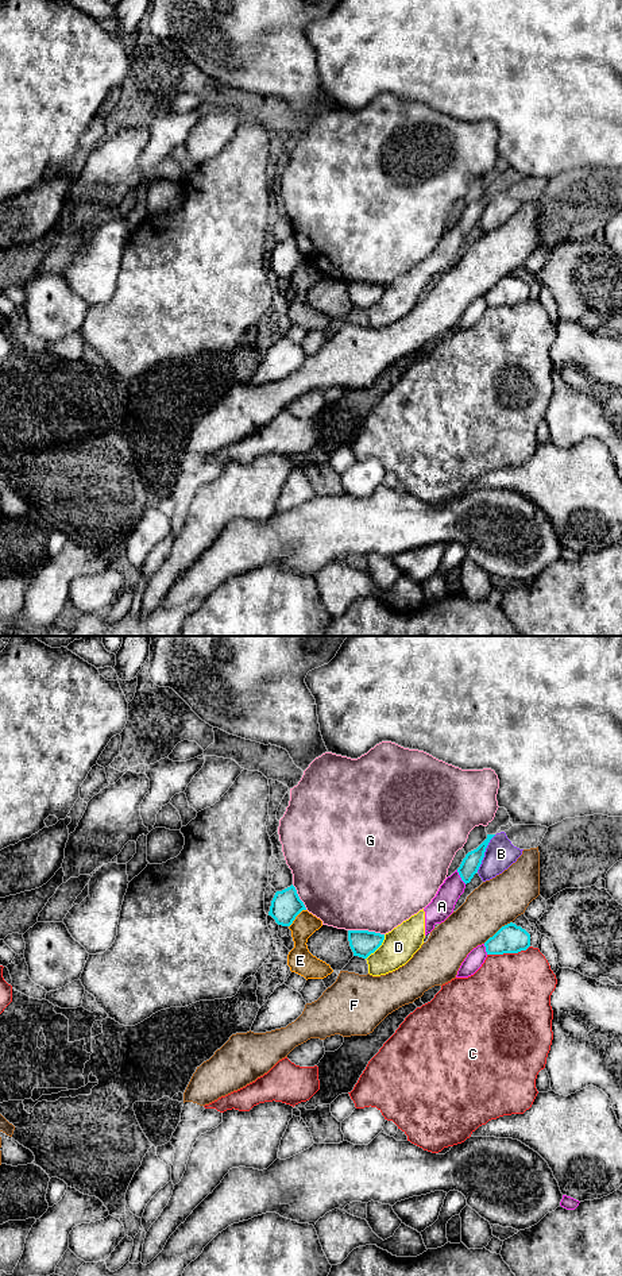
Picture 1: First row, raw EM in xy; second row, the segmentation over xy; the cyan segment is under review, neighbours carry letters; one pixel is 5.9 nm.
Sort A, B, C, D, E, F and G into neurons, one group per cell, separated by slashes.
A D / B / C / E / F / G

